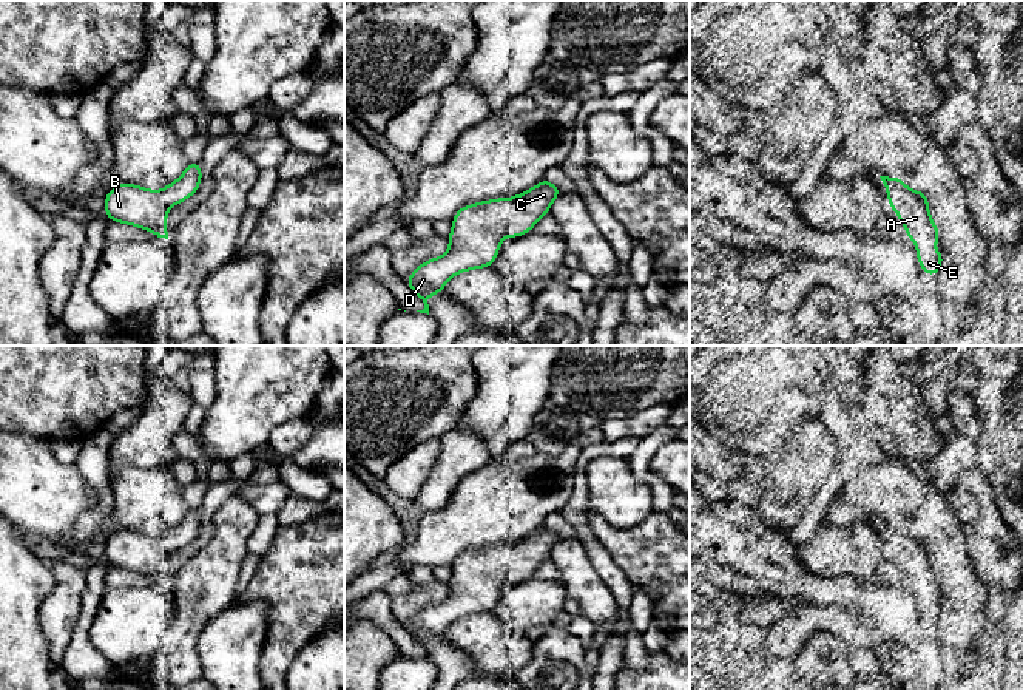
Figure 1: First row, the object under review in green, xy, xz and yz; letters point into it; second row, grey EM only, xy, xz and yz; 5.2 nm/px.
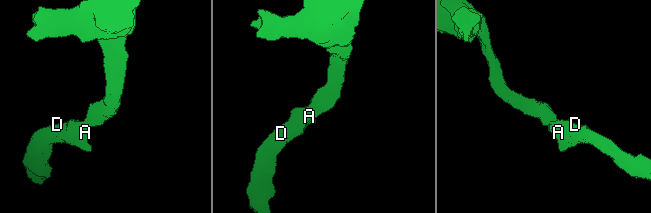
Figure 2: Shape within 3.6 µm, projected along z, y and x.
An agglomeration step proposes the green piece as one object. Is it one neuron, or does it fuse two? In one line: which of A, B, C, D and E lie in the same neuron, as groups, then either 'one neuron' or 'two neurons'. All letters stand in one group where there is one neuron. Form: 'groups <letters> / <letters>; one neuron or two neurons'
groups A B C D E; one neuron

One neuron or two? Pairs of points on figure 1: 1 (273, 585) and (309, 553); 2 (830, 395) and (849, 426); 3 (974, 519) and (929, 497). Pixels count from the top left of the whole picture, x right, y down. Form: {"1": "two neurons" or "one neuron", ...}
{"1": "one neuron", "2": "one neuron", "3": "two neurons"}

